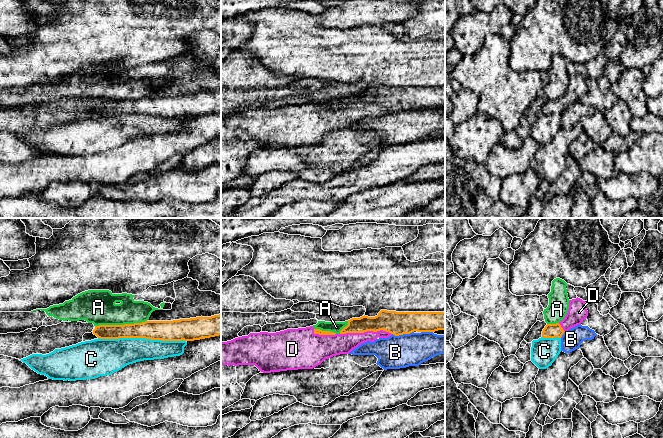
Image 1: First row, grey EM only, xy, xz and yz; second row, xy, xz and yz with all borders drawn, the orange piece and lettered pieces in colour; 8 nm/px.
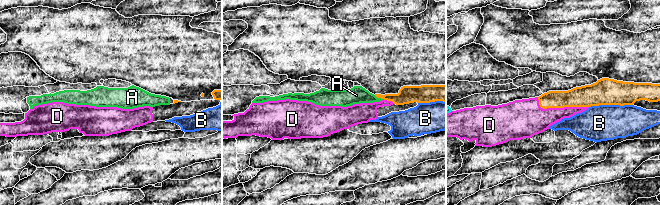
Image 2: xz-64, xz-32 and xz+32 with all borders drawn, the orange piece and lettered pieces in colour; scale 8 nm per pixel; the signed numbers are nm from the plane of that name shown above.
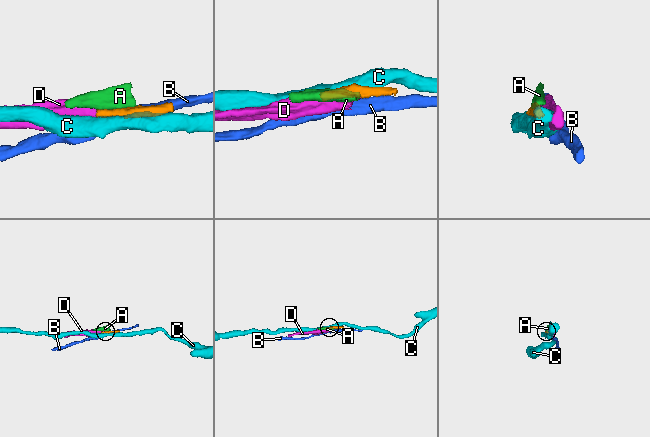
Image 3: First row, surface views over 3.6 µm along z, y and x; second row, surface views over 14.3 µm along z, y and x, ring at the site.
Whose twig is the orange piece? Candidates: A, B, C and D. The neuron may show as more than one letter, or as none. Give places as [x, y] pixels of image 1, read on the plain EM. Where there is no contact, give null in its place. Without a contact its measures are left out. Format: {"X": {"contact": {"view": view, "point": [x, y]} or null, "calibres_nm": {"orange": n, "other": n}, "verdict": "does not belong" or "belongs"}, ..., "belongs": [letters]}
{"A": {"contact": {"view": "xy", "point": [120, 101]}, "calibres_nm": {"orange": 140, "other": 280}, "verdict": "does not belong"}, "B": {"contact": {"view": "xz", "point": [402, 110]}, "calibres_nm": {"orange": 190, "other": 260}, "verdict": "does not belong"}, "C": {"contact": {"view": "xy", "point": [142, 113]}, "calibres_nm": {"orange": 160, "other": 240}, "verdict": "does not belong"}, "D": {"contact": {"view": "xz", "point": [365, 107]}, "calibres_nm": {"orange": 180, "other": 170}, "verdict": "belongs"}, "belongs": ["D"]}

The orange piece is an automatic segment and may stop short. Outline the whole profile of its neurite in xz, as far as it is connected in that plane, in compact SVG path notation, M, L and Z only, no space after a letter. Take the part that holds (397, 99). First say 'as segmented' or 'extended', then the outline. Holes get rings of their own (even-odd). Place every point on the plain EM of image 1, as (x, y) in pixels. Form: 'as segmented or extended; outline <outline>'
extended; outline M381 86L377 92L352 94L339 110L314 103L287 105L276 109L250 109L248 112L221 118L221 141L255 141L263 149L313 145L325 135L349 130L367 117L417 108L445 106L445 88L396 88Z

